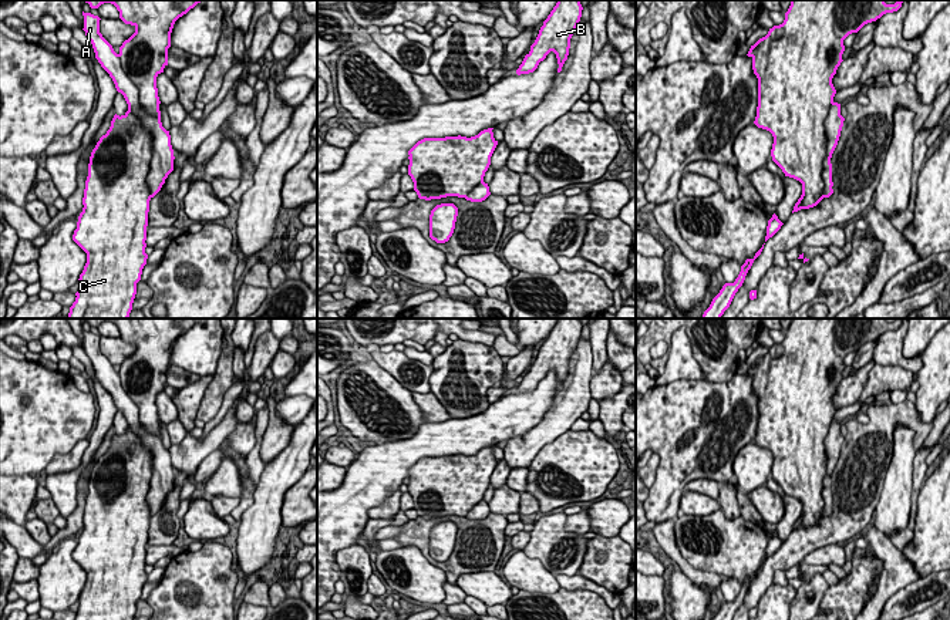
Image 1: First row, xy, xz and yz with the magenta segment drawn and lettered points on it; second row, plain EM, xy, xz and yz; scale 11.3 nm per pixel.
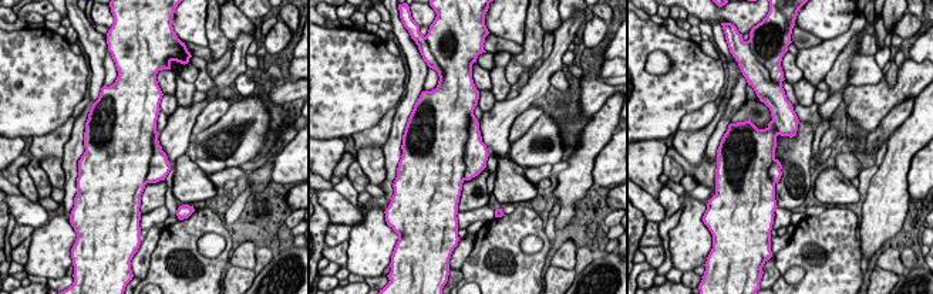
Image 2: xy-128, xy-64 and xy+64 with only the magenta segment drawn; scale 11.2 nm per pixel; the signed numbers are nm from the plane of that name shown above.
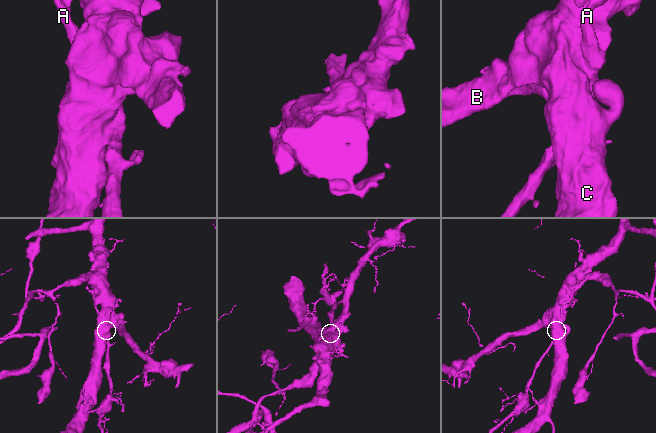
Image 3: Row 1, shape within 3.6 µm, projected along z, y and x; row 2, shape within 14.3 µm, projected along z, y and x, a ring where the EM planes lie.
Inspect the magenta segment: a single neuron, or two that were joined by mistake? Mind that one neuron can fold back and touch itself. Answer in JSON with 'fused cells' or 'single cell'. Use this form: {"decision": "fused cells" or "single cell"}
{"decision": "fused cells"}

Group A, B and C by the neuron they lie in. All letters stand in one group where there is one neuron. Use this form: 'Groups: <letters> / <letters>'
Groups: A / B C

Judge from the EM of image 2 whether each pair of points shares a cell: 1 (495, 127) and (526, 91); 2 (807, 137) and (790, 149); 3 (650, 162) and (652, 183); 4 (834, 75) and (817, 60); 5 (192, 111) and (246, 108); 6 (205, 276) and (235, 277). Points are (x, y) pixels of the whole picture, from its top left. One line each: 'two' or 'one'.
1: one
2: one
3: one
4: two
5: two
6: two

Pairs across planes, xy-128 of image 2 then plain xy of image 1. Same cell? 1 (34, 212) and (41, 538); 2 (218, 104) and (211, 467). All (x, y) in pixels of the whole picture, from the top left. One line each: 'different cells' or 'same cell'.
1: different cells
2: same cell

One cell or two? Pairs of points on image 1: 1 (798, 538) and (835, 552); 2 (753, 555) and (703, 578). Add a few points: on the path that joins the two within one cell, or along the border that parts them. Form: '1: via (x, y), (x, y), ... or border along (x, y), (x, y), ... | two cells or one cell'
1: border along (841, 543), (828, 543), (812, 549), (801, 560) | two cells
2: border along (684, 559), (697, 569), (727, 576) | two cells

